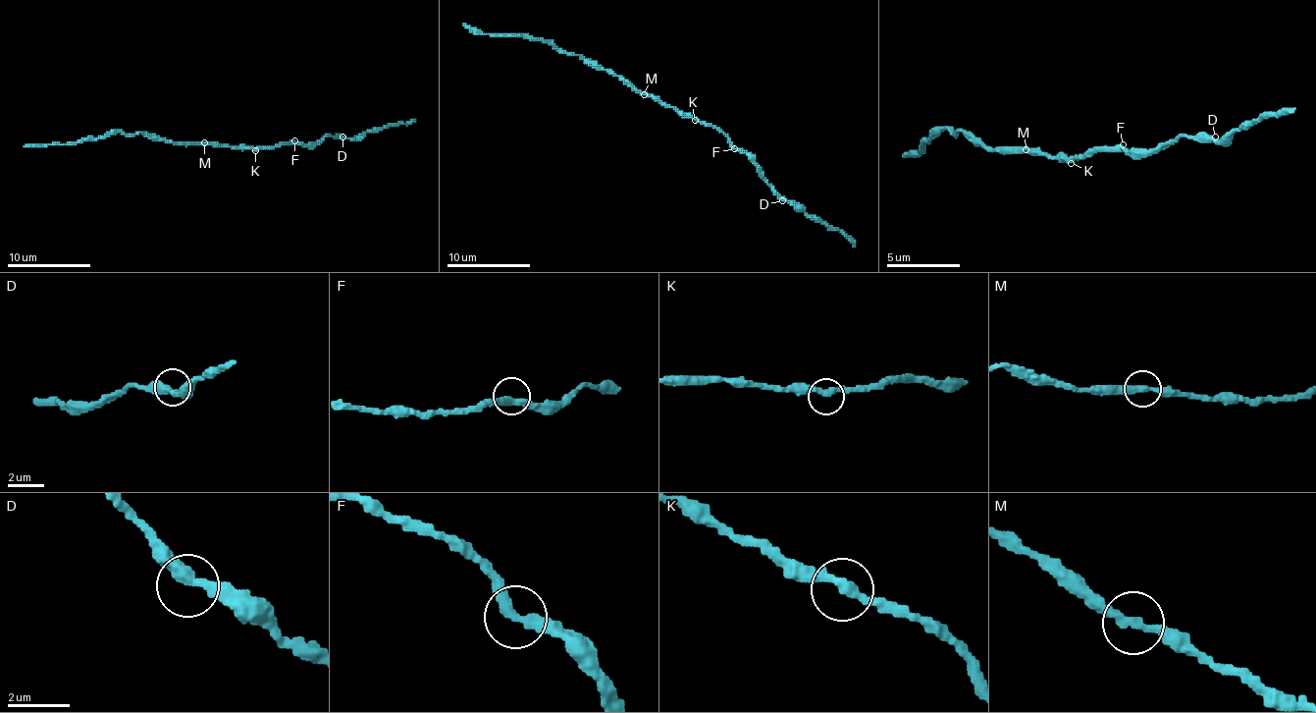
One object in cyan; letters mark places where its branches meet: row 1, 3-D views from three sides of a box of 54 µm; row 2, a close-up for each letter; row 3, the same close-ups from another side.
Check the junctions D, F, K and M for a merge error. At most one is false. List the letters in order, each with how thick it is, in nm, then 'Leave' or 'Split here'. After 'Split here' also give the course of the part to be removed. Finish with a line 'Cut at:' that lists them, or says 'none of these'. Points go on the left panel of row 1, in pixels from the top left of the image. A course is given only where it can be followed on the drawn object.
D: Thickness 340 nm. Leave
F: Thickness 360 nm. Leave
K: Thickness 320 nm. Leave
M: Thickness 320 nm. Leave
Cut at: none of these

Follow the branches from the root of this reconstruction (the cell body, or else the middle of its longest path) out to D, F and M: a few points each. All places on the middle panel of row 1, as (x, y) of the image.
D: (673, 109), (715, 126), (734, 148), (740, 148), (751, 159), (759, 176), (782, 200)
F: (673, 109), (715, 126), (734, 148)
M: (673, 109), (645, 94)

